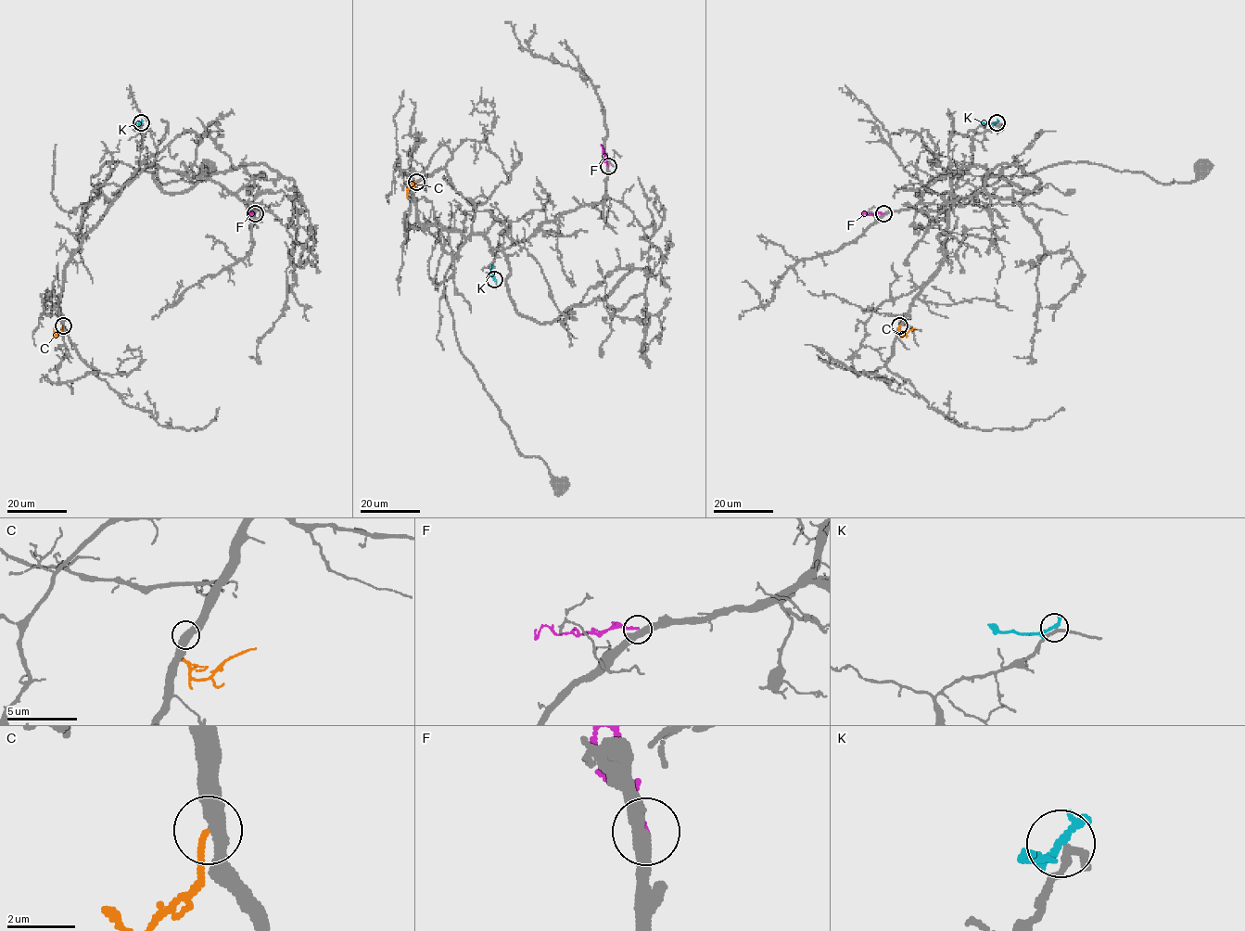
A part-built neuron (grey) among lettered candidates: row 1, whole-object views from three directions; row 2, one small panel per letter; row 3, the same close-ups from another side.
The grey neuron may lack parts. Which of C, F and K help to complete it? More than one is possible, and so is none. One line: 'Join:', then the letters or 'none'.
Join: C

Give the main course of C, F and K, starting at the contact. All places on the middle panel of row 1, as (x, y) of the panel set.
C: (416, 183), (411, 184), (407, 197)
F: (608, 166), (600, 145)
K: (493, 278), (491, 264)

